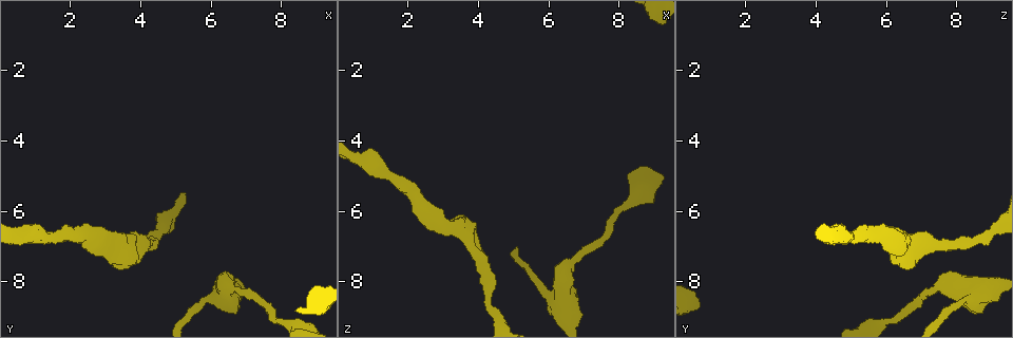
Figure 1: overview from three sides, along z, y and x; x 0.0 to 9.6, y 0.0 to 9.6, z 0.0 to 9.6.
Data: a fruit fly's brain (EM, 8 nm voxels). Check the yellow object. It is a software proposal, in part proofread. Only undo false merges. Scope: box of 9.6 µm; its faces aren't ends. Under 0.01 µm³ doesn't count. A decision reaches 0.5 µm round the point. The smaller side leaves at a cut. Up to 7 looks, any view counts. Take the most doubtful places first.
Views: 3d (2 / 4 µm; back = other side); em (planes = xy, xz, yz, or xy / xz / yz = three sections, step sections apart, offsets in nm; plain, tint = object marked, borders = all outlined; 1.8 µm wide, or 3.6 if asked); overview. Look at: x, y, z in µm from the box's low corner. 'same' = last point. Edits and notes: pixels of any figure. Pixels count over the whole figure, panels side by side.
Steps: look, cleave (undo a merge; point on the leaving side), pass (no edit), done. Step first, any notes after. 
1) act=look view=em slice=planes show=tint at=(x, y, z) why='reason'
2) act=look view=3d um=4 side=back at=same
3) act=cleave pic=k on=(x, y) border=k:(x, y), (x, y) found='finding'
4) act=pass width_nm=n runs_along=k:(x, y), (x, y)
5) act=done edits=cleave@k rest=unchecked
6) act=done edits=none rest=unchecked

act=look view=3d um=4 at=(3.40, 6.85, 6.45) why='thick turns thin'

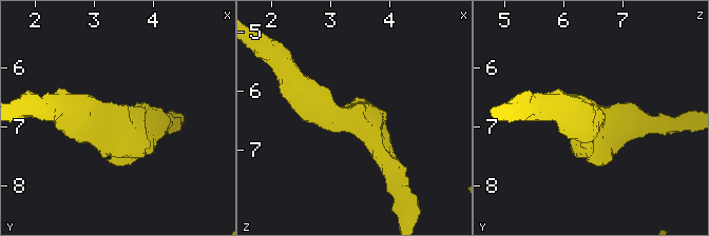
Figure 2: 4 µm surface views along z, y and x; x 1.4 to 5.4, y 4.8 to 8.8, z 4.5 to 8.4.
act=look view=em um=3.6 slice=xy step=8 show=tint at=(3.40, 6.90, 6.45) why='need the tissue'

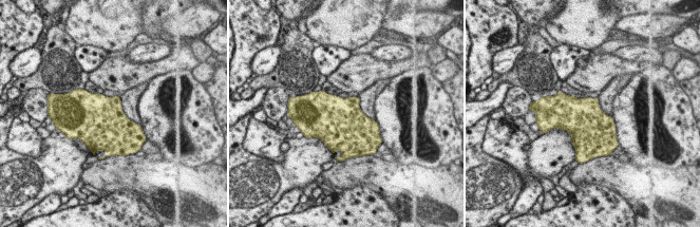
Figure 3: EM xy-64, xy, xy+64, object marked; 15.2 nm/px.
act=look view=em um=3.6 slice=planes show=tint at=same

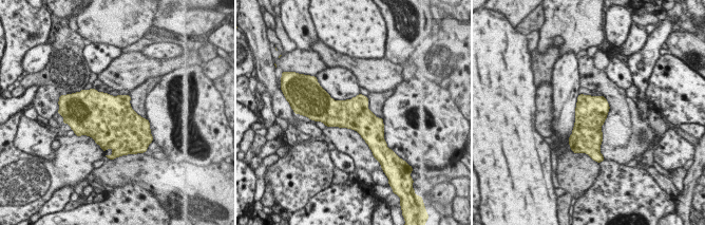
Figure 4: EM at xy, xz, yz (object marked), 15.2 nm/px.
act=pass found='all the same cell'

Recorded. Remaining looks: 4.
act=look view=em slice=yz step=16 show=tint at=(6.50, 8.15, 7.70) why='sudden change in width'

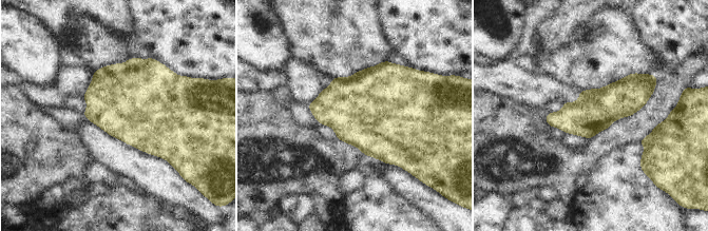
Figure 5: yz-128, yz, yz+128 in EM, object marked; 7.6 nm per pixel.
act=look view=em slice=planes show=tint at=same why='cut it another way'

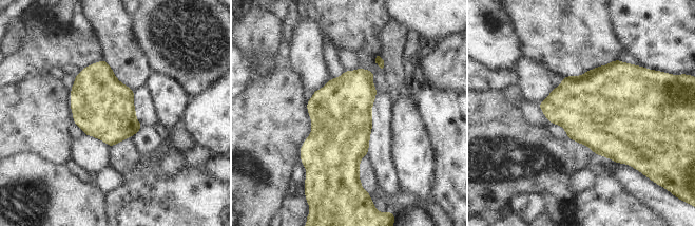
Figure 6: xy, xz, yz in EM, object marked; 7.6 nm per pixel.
act=pass width_nm=480 found='all the same cell'

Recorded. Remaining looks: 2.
act=look view=em slice=planes show=tint at=(4.60, 6.60, 9.00) why='calibre changes'

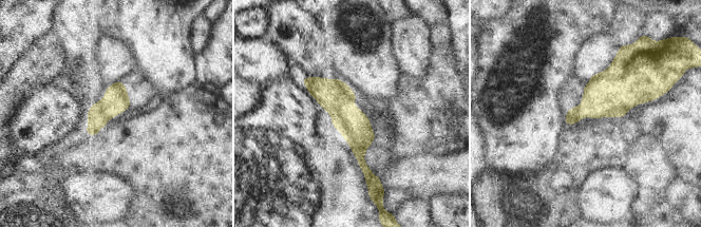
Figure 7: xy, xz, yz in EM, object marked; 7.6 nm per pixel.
act=pass runs_along=7:(305, 80), (354, 125), (367, 171) found='all the same cell'

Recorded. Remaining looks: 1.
act=done edits=none rest=unchecked

